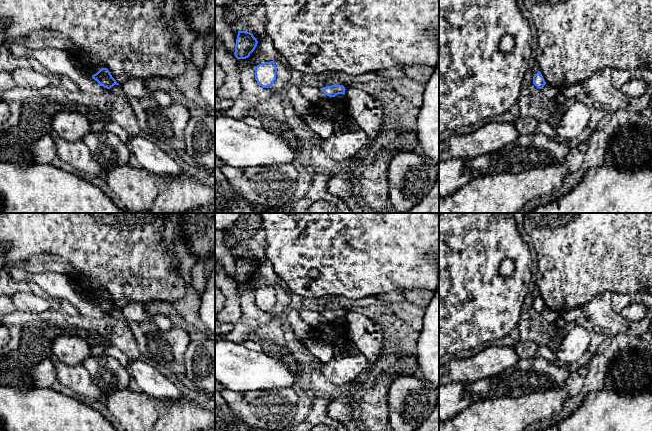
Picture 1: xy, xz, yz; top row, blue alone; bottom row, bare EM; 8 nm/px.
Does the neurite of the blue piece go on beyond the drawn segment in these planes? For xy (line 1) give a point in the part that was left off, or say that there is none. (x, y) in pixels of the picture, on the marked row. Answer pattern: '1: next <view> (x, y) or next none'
1: next none

